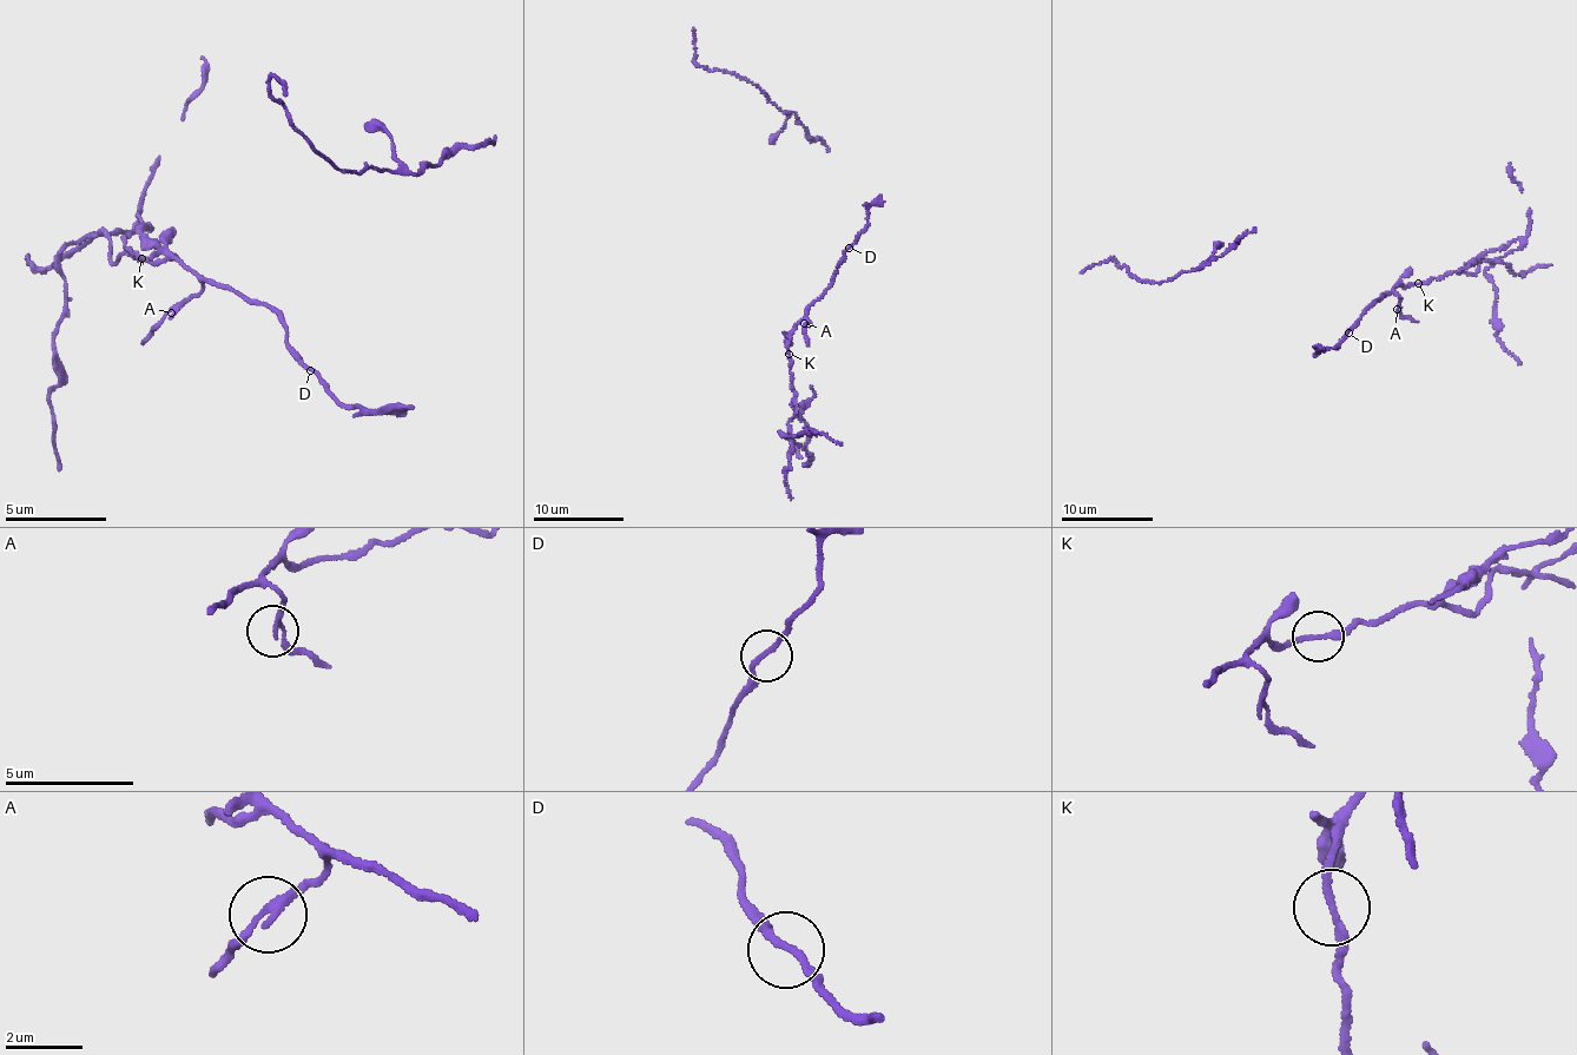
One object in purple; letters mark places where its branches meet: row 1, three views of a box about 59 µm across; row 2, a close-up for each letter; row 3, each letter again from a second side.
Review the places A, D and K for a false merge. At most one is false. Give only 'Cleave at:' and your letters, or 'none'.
Cleave at: K

